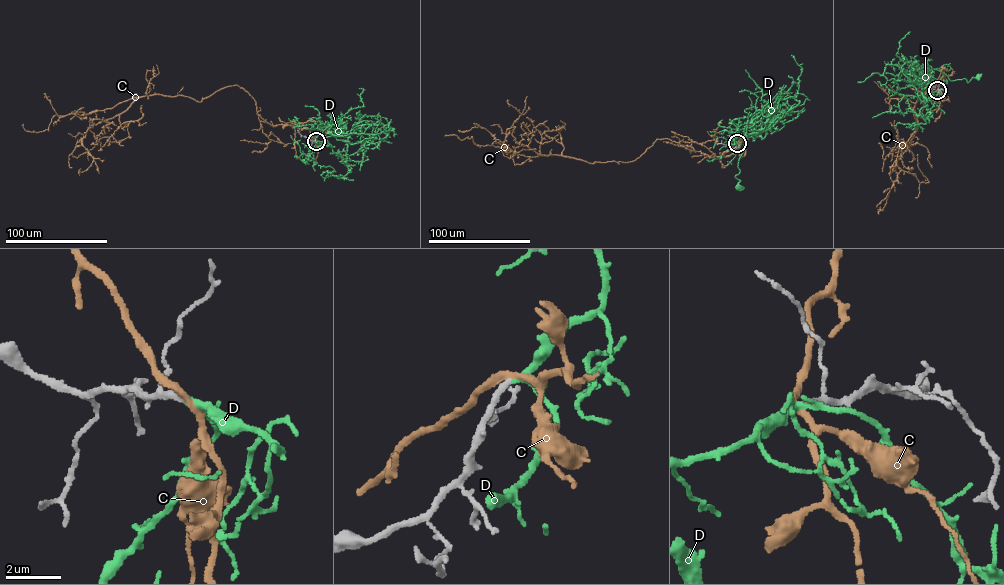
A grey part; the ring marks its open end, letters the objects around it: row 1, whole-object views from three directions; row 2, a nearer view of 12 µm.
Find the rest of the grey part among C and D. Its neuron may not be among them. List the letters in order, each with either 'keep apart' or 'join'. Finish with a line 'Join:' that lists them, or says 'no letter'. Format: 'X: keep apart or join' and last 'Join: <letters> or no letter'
C: keep apart
D: join
Join: D

